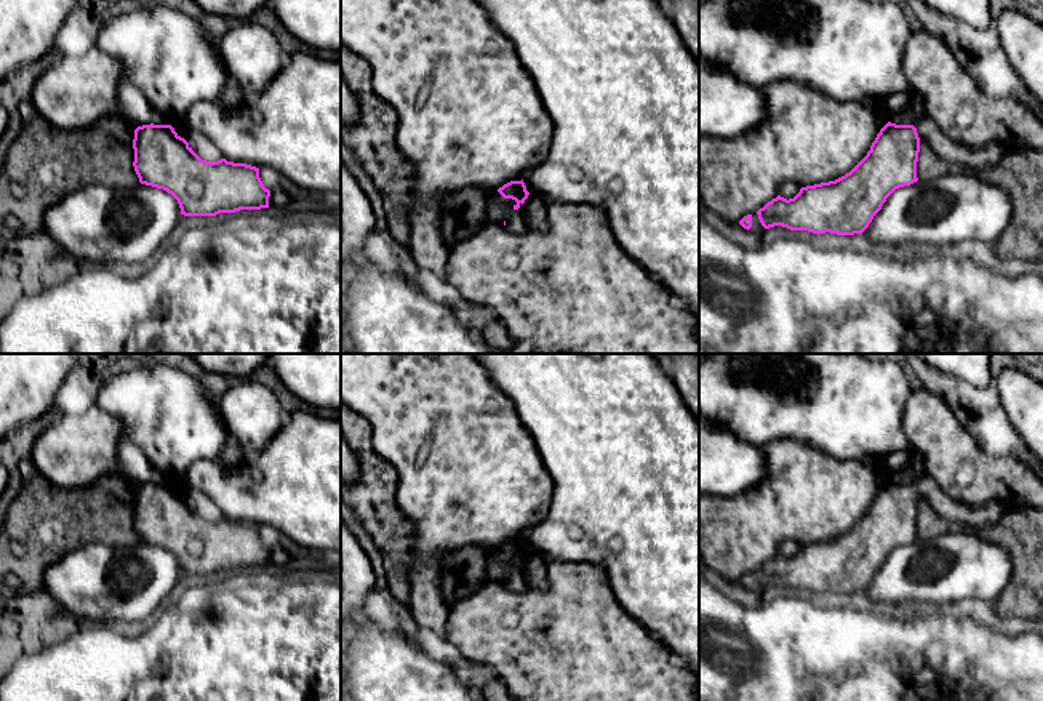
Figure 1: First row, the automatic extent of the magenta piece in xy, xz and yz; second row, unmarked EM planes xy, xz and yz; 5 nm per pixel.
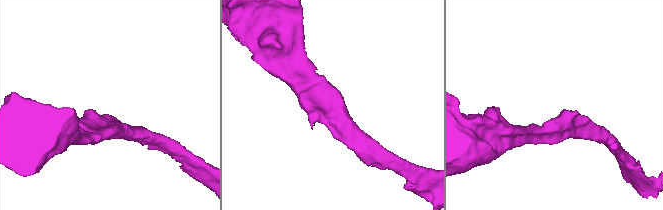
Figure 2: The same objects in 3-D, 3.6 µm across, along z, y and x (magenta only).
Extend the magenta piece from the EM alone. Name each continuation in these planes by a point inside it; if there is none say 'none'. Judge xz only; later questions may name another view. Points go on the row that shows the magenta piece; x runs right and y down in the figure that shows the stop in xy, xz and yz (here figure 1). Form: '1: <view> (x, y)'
1: xz (514, 223)

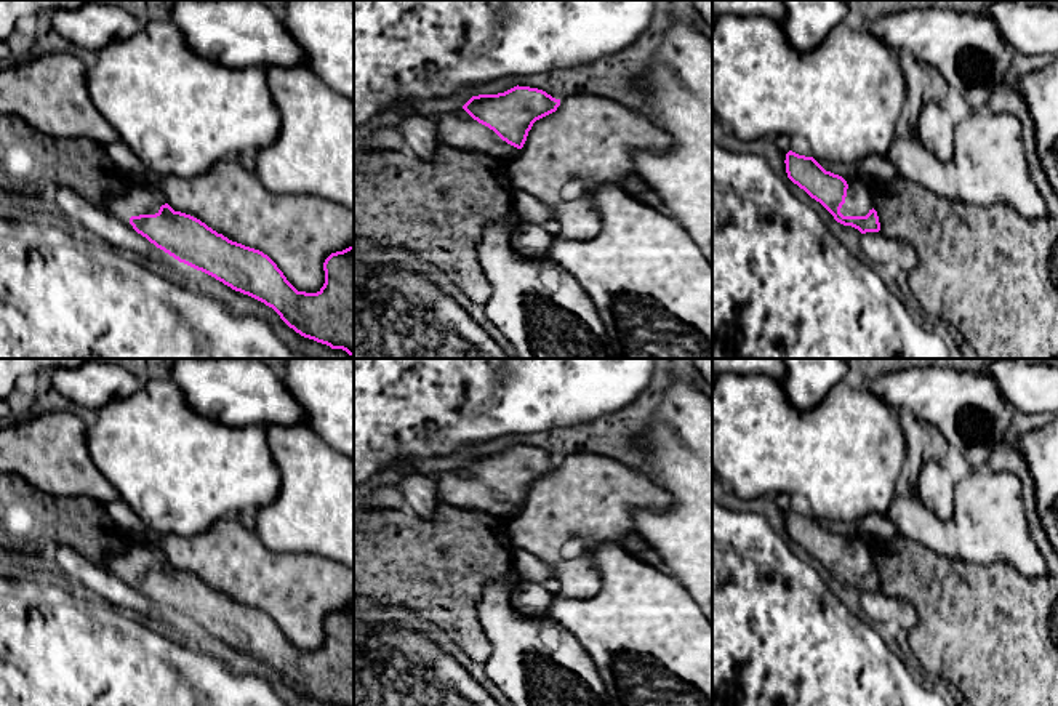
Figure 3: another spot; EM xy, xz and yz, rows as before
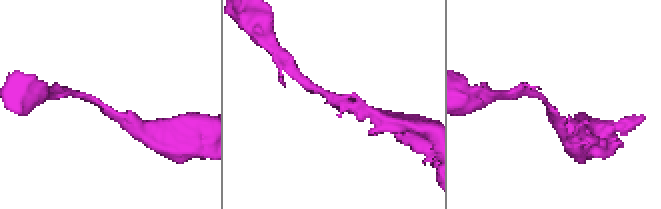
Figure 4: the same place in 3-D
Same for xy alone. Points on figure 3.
1: xy (141, 199)

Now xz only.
1: xz (456, 128)

